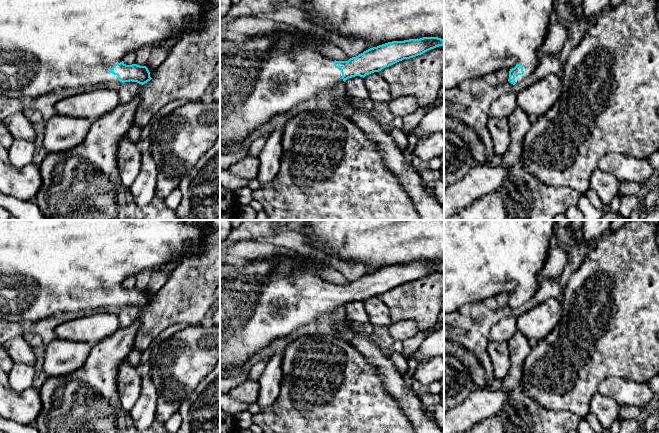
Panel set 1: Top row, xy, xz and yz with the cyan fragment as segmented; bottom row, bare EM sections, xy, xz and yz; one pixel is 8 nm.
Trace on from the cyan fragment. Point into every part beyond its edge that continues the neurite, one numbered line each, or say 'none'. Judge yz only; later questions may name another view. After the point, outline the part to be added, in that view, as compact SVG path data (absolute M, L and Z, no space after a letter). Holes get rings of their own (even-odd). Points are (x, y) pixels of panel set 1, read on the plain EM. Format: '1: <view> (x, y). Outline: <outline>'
1: yz (482, 258). Outline: M444 220L444 312L458 311L462 305L467 303L474 305L504 292L510 294L517 288L523 290L524 298L515 300L516 308L532 299L540 286L537 276L547 260L555 224L556 220Z

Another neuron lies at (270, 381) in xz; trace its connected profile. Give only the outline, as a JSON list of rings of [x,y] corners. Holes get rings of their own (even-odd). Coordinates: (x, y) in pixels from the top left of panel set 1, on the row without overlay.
[[[275,353],[266,361],[266,368],[258,379],[260,392],[257,403],[261,410],[270,407],[278,398],[282,381],[283,353]]]

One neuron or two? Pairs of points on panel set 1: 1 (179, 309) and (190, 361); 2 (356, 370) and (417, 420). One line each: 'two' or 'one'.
1: two
2: two

